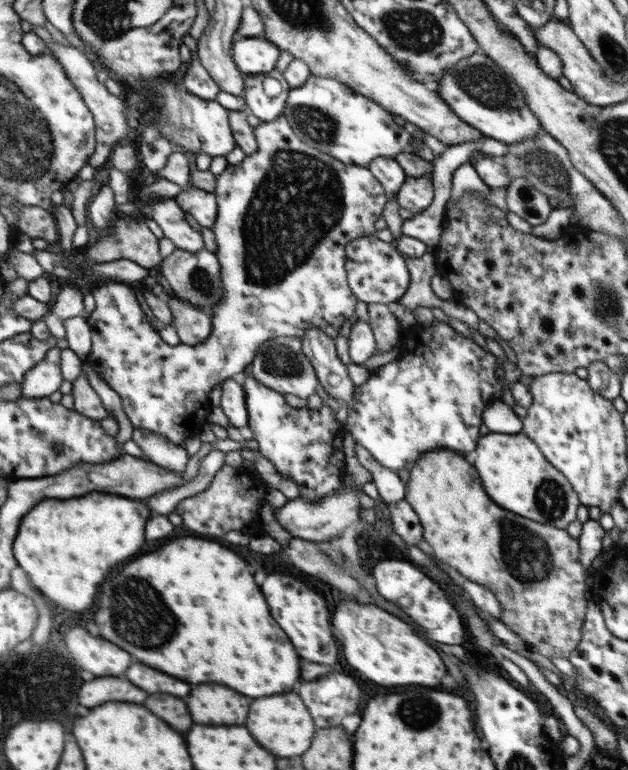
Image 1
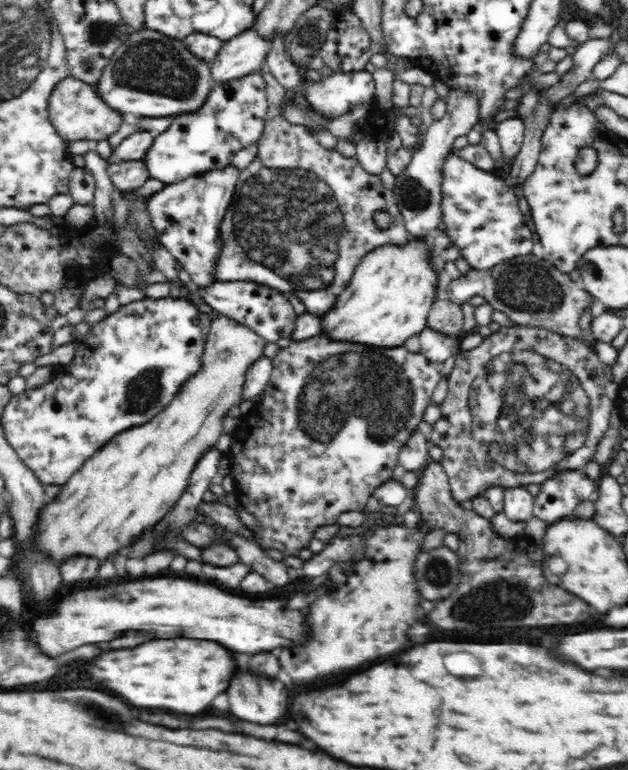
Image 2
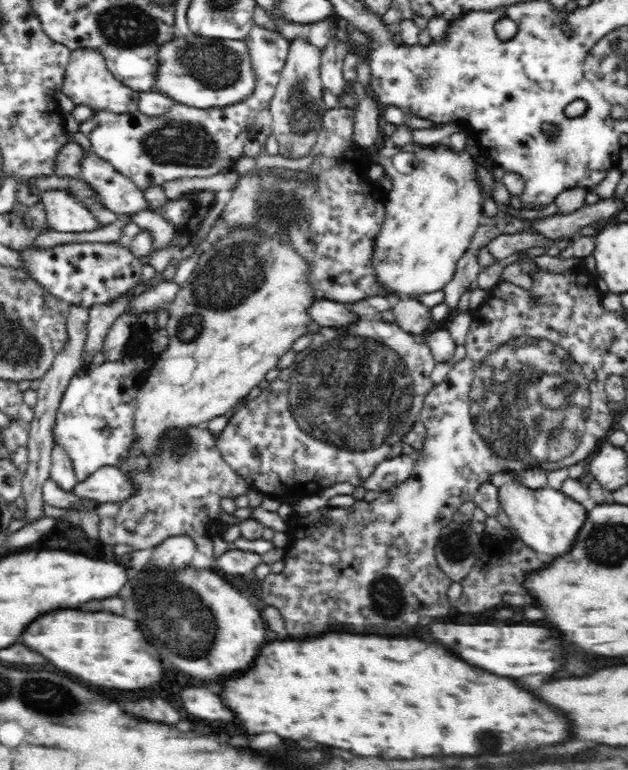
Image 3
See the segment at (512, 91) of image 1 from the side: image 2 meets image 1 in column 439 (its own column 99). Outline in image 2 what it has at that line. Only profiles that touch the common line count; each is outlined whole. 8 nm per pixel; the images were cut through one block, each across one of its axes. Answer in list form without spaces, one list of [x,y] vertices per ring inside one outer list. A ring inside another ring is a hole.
[[[142,28],[132,32],[130,38],[116,49],[110,62],[102,70],[100,80],[94,86],[98,91],[98,96],[104,99],[112,109],[134,120],[146,116],[158,118],[193,113],[205,103],[214,87],[214,82],[210,73],[210,62],[192,54],[182,39]]]

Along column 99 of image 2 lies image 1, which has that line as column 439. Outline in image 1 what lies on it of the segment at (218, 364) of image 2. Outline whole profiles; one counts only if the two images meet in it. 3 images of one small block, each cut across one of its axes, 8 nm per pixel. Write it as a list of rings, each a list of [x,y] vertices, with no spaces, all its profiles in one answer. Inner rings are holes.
[[[448,449],[432,450],[432,452],[422,454],[414,465],[413,470],[409,472],[410,479],[407,484],[405,484],[405,500],[408,501],[408,504],[412,506],[414,512],[418,515],[420,524],[422,525],[422,528],[424,528],[423,540],[429,544],[430,552],[438,557],[438,559],[442,560],[443,563],[446,562],[448,566],[456,568],[456,570],[458,570],[462,576],[466,576],[468,580],[472,580],[472,582],[476,582],[476,584],[488,588],[500,603],[500,620],[525,641],[528,650],[538,650],[547,658],[570,657],[570,653],[578,647],[580,639],[582,639],[582,625],[585,622],[585,615],[588,607],[588,600],[584,595],[587,586],[585,580],[588,576],[588,572],[586,572],[584,565],[580,562],[579,542],[577,539],[572,538],[566,532],[566,529],[562,530],[554,526],[541,525],[540,522],[536,522],[530,518],[520,518],[520,516],[516,516],[516,514],[510,514],[510,512],[498,508],[498,506],[486,496],[486,492],[482,490],[482,483],[477,477],[476,470],[468,464],[467,456],[464,458],[462,454],[452,452],[452,450]]]

